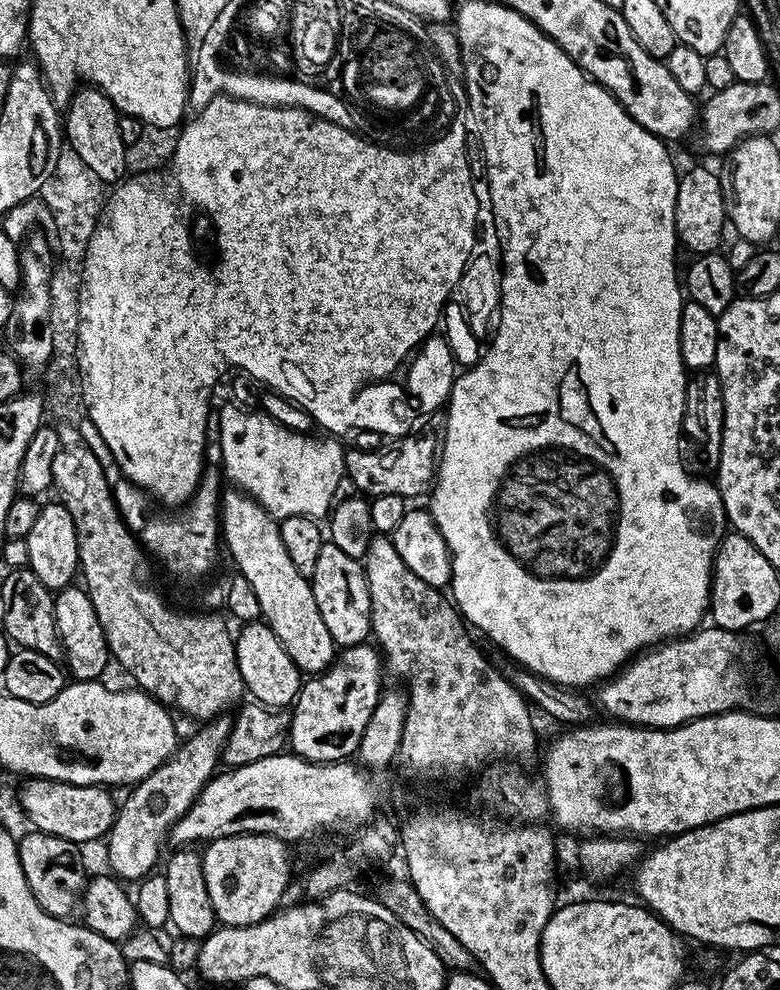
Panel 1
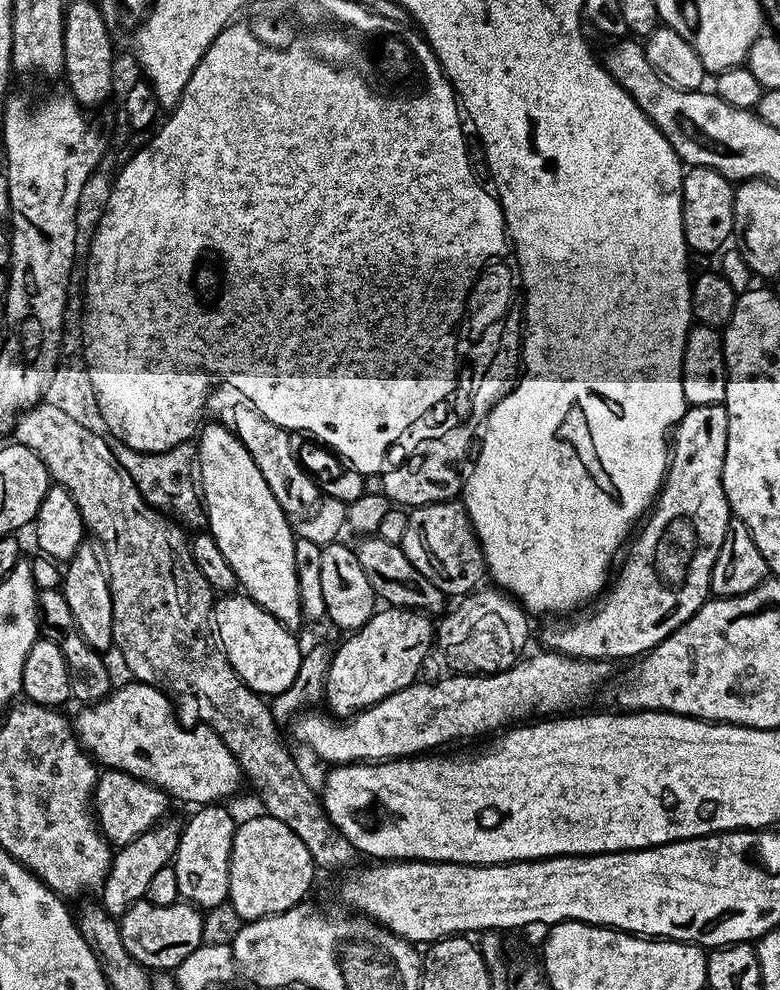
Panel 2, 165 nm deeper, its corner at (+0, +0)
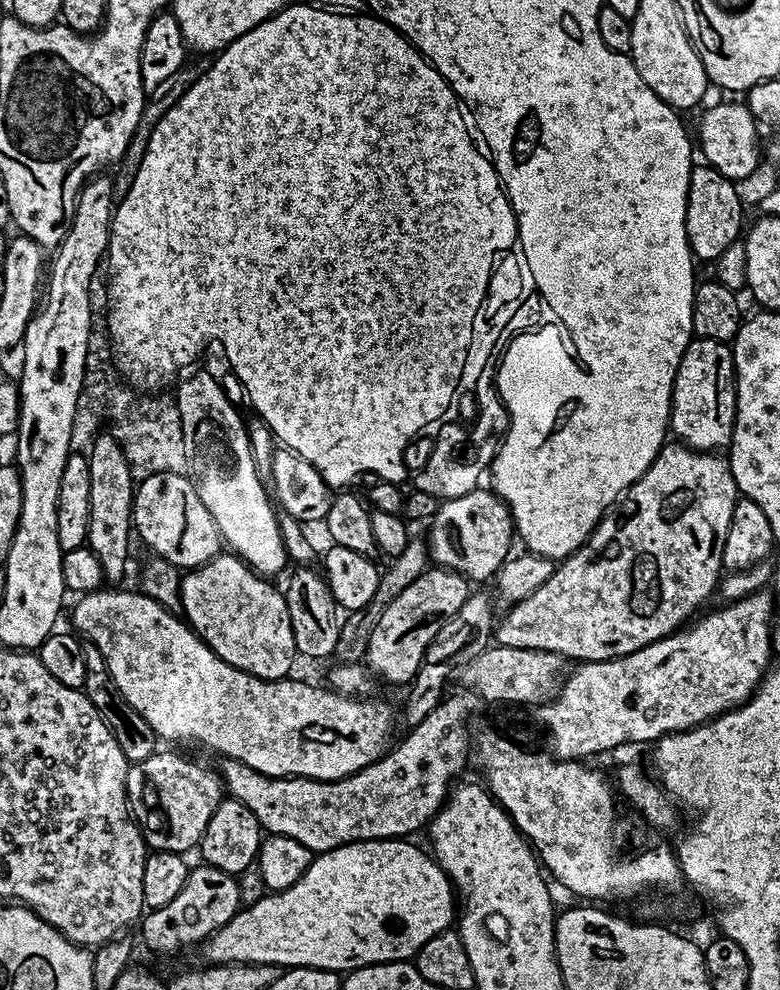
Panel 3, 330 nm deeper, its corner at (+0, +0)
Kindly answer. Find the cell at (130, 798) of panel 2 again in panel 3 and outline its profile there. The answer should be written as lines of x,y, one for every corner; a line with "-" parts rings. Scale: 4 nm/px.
157,752
150,758
135,761
126,774
126,794
132,818
144,836
145,845
153,852
178,852
188,854
200,843
214,810
218,810
220,801
225,799
226,789
219,771
203,768
196,760
187,760
176,752

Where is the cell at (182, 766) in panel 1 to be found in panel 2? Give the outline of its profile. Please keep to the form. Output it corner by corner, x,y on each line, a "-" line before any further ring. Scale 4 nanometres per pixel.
172,818
161,821
146,834
140,835
132,843
121,845
112,858
111,870
100,888
100,903
109,917
119,918
124,915
134,901
143,899
149,890
150,881
159,870
167,867
173,860
180,841
181,825

